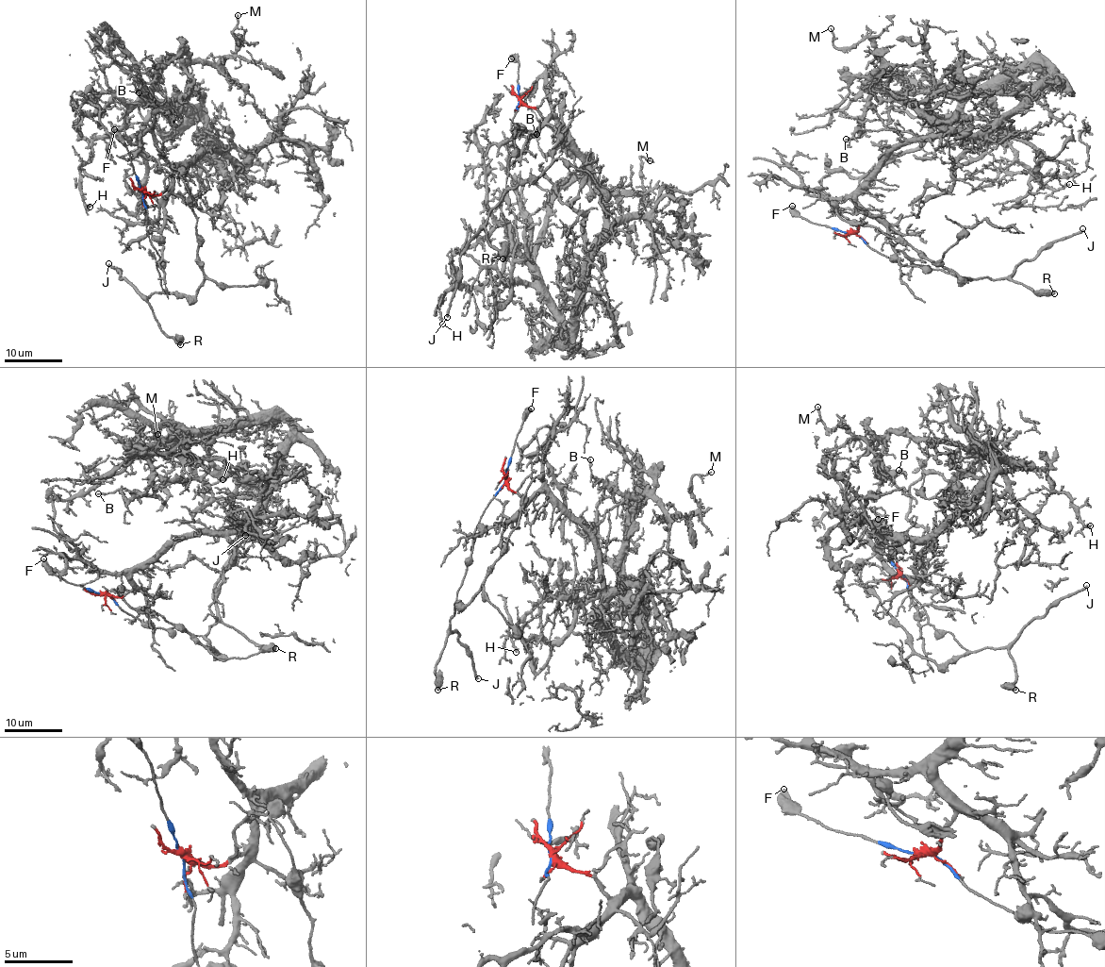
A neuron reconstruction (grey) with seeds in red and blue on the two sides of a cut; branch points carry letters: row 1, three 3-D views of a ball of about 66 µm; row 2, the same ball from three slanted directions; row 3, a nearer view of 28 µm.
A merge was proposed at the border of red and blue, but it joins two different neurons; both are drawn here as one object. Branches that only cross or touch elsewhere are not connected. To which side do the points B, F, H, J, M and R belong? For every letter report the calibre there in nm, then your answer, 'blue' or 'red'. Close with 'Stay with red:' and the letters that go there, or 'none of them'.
B: 150 nm | red
F: 400 nm | blue
H: 190 nm | red
J: 280 nm | blue
M: 190 nm | red
R: 480 nm | blue
Stay with red: B, H, M

